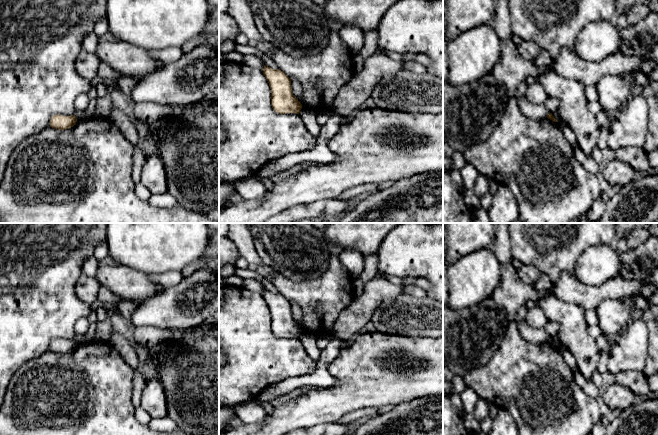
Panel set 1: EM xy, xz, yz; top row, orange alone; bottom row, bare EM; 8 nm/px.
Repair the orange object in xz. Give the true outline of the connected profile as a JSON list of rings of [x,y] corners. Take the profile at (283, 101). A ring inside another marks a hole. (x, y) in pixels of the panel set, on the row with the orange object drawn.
[[[266,65],[263,74],[271,89],[271,105],[274,111],[280,114],[299,114],[302,104],[292,93],[291,79],[283,71]]]

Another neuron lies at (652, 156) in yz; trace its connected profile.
[[[658,148],[647,153],[647,157],[650,163],[650,167],[658,171]]]

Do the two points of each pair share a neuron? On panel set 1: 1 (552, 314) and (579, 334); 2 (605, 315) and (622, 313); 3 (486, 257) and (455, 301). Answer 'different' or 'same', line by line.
1: same
2: same
3: same

